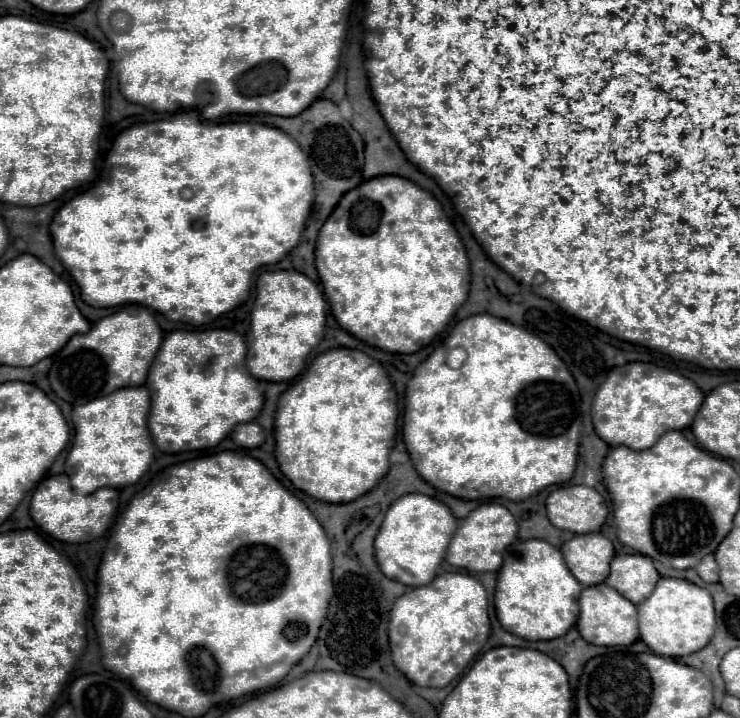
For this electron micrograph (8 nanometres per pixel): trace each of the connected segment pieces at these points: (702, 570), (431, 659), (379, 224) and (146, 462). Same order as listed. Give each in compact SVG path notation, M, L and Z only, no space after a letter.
M706 555L698 567L696 567L698 575L706 581L706 583L718 583L718 565L714 561L714 555Z
M442 573L430 585L410 589L408 593L394 601L394 607L390 611L388 637L392 661L412 683L420 687L446 687L450 681L454 681L460 673L464 673L464 669L470 665L476 653L484 647L488 635L490 619L486 589L480 581L466 573Z
M398 175L368 179L340 199L318 233L316 269L338 325L390 353L416 353L426 347L448 325L470 289L466 249L440 203L432 193Z
M124 387L74 407L68 423L71 441L66 457L66 475L74 491L90 495L100 487L120 489L138 483L154 459L154 445L148 431L148 407L150 393L146 387Z

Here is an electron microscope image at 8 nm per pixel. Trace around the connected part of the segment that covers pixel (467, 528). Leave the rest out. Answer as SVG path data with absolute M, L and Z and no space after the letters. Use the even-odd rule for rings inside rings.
M482 503L466 519L460 521L460 527L456 529L456 533L448 545L446 561L454 567L462 567L462 569L474 571L474 573L498 571L502 567L502 553L510 543L514 543L516 533L518 533L516 519L504 505Z

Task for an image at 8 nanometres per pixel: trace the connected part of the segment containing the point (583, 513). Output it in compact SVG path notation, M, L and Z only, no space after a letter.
M564 485L546 499L546 513L554 527L572 533L598 531L608 515L604 497L586 485Z

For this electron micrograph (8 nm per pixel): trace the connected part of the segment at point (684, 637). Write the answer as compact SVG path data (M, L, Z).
M662 577L654 593L638 605L640 639L658 655L684 657L700 651L714 635L714 603L708 589L698 587L686 579Z

